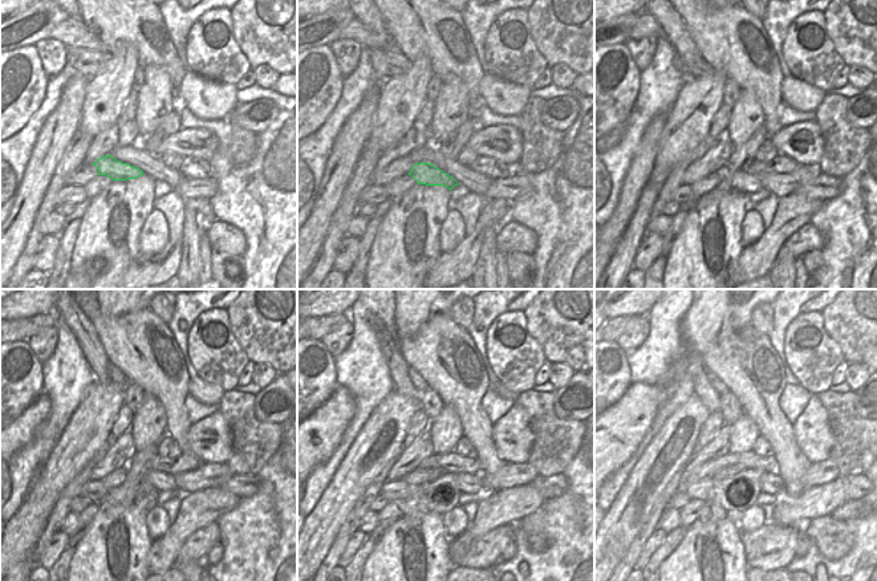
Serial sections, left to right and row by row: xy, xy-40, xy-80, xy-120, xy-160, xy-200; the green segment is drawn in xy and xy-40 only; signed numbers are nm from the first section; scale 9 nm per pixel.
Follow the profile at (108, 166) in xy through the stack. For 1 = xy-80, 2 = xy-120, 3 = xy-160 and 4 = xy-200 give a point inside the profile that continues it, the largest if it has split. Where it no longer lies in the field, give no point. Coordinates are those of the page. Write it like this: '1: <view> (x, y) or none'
1: xy-80 (731, 177)
2: xy-120 (135, 472)
3: xy-160 (467, 483)
4: xy-200 (771, 482)

